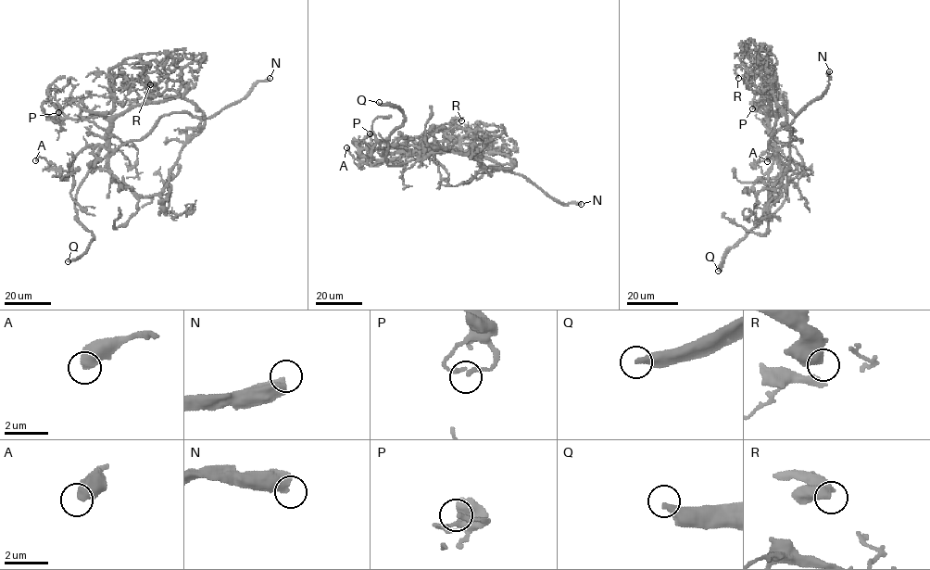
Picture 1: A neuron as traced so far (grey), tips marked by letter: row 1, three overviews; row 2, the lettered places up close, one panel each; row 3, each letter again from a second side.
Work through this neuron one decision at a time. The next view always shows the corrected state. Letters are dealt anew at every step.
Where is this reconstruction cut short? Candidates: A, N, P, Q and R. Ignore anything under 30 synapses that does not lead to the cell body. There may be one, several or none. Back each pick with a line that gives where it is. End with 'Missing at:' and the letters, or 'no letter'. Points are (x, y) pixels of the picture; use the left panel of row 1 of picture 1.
N: place (270, 78)
Q: place (68, 261)
Missing at: N, Q

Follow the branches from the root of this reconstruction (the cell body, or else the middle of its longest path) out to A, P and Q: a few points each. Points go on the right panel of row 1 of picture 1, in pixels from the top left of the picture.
A: (768, 142), (772, 162), (762, 178), (774, 177), (782, 171), (781, 160), (767, 161)
P: (768, 142), (773, 149), (775, 137), (766, 118), (781, 115), (786, 107), (778, 87), (765, 83), (752, 108)
Q: (768, 142), (785, 168), (785, 199), (729, 250), (718, 271)

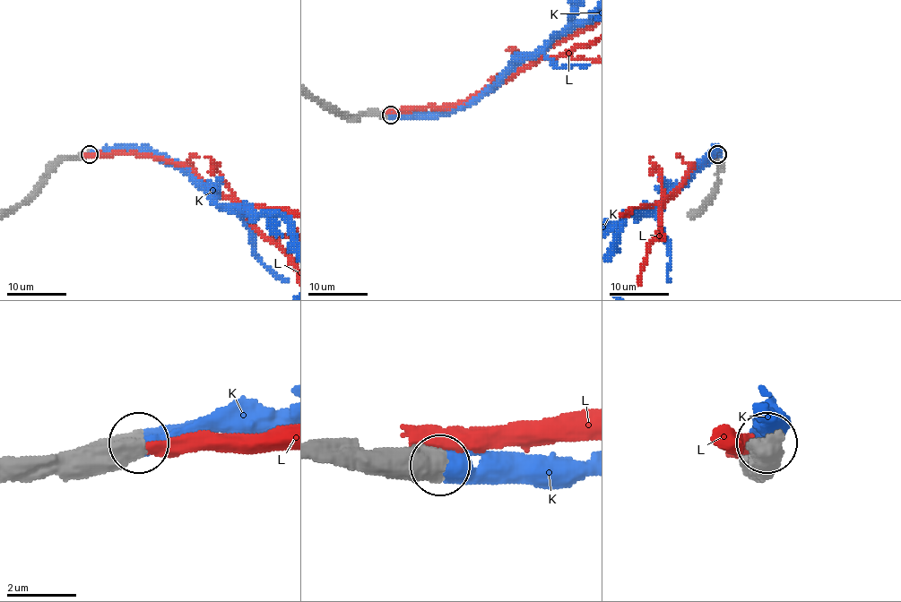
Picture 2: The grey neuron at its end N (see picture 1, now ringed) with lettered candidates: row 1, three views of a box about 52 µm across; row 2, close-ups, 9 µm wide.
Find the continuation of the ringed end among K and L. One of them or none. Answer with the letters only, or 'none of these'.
K

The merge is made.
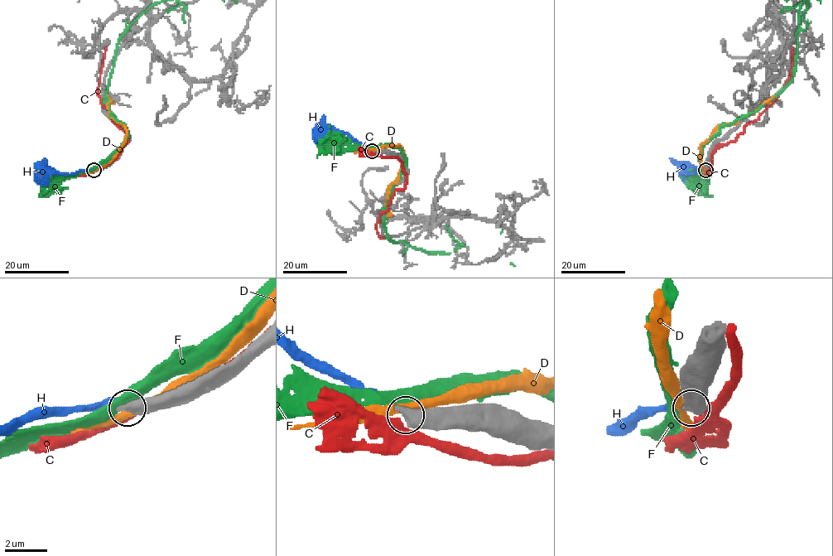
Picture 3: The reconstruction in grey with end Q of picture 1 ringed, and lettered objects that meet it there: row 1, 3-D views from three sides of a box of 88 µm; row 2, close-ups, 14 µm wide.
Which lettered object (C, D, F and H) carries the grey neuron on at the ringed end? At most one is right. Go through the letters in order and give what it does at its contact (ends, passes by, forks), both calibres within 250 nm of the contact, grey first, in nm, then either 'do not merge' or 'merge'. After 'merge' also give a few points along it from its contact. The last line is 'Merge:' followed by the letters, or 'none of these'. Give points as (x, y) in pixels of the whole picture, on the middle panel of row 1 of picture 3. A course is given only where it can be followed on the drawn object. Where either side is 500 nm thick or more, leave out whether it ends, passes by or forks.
C: it passes by | 480/460 nm | do not merge
D: 550/380 nm | do not merge
F: it passes by | 440/480 nm | do not merge
H: it ends | 400/320 nm | do not merge
Merge: none of these

